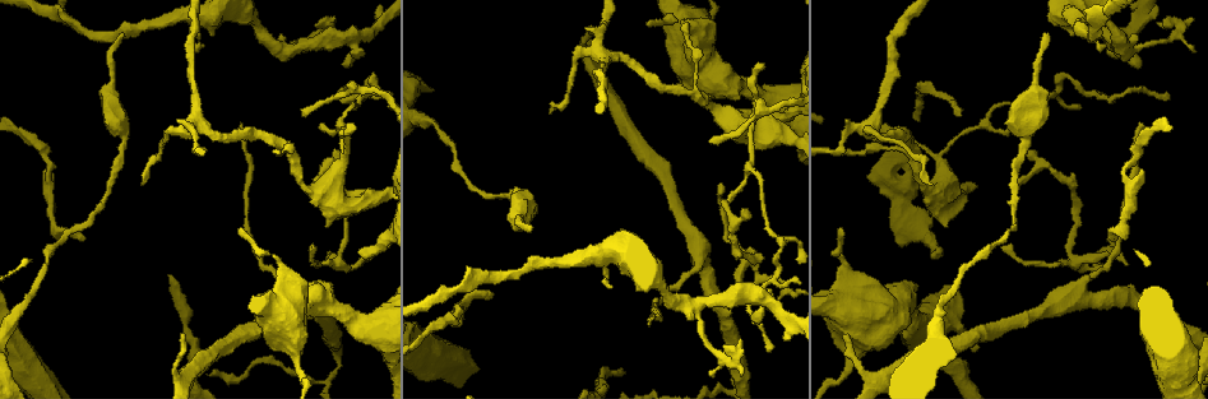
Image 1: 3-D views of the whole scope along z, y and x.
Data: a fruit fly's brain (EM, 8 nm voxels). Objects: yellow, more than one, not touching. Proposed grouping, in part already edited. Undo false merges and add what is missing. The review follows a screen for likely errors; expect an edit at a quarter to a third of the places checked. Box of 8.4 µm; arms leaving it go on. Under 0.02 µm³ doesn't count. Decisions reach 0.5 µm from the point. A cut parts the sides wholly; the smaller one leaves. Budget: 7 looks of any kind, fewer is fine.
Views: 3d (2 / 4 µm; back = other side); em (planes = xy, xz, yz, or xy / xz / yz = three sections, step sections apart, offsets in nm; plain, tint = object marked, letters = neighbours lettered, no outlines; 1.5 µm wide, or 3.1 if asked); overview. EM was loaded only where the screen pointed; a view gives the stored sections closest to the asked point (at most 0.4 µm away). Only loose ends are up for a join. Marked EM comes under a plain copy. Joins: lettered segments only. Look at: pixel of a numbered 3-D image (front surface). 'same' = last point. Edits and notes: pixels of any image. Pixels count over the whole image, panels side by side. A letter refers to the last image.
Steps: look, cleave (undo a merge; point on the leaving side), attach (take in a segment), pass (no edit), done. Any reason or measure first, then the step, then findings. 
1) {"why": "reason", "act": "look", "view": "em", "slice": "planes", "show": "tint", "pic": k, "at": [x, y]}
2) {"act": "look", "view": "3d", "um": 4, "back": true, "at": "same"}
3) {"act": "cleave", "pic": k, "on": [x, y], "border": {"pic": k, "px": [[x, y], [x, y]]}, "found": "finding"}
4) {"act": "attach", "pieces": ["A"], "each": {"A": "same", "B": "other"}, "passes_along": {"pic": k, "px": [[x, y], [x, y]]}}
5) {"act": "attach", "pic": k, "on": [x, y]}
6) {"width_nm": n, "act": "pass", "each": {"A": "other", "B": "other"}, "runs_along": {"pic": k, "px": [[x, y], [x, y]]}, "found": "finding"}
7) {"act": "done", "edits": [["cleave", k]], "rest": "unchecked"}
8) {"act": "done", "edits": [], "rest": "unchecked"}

{"why": "free end", "act": "look", "view": "3d", "um": 4, "pic": 1, "at": [182, 335]}

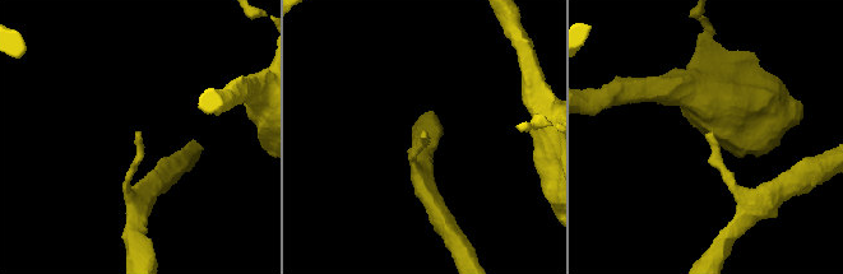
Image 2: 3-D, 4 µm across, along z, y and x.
{"act": "look", "view": "em", "slice": "yz", "step": 8, "show": "letters", "pic": 2, "at": [138, 133]}

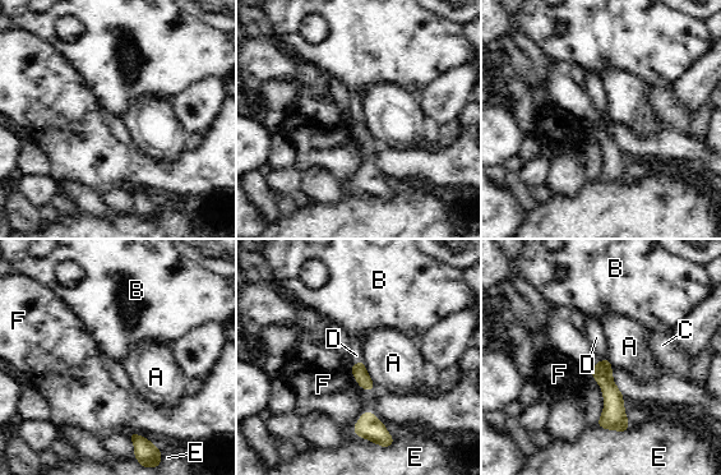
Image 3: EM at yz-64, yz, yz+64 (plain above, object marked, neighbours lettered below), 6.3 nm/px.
{"why": "another direction", "act": "look", "view": "em", "slice": "planes", "show": "letters", "at": "same"}

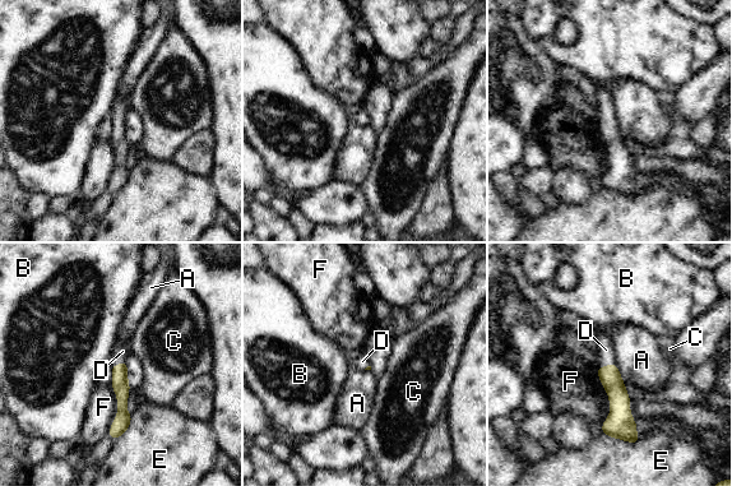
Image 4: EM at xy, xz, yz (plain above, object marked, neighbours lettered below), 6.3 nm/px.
{"act": "attach", "pieces": ["D"], "each": {"A": "other", "B": "other", "C": "other", "D": "same", "E": "other", "F": "other"}, "found": "it goes on there"}

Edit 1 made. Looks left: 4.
{"why": "see it whole again", "act": "look", "view": "overview"}

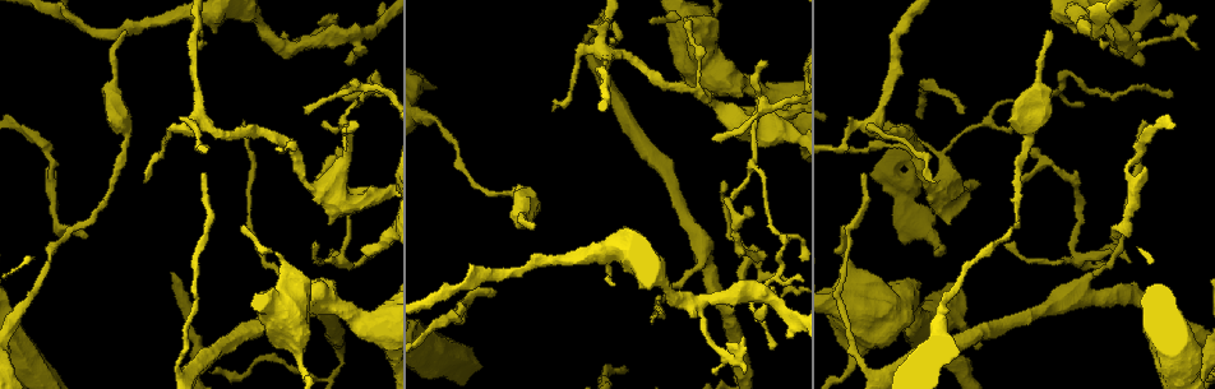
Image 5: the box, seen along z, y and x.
{"act": "look", "view": "em", "slice": "xy", "step": 4, "show": "tint", "pic": 5, "at": [850, 359]}

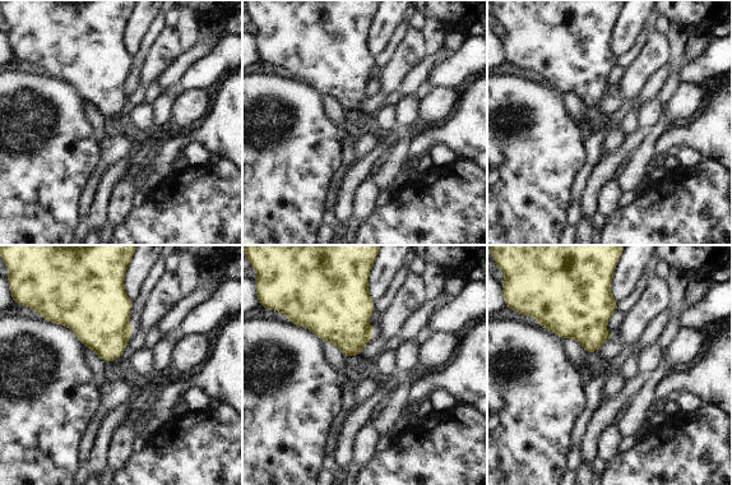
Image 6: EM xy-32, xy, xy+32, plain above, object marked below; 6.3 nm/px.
{"act": "look", "view": "em", "slice": "xy", "step": 4, "show": "letters", "at": "same"}

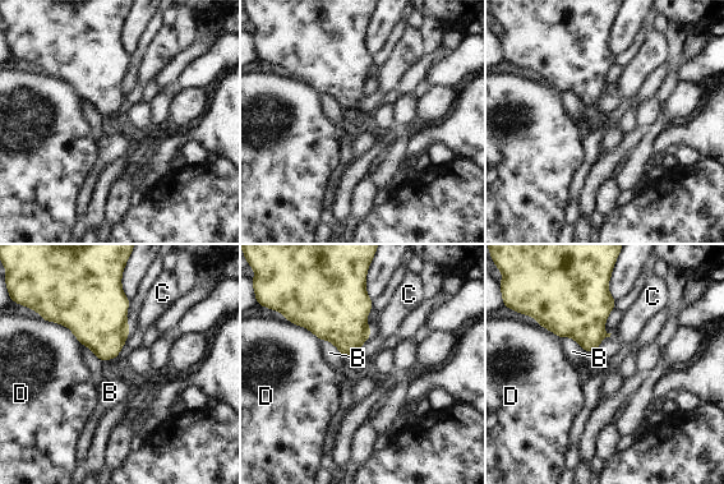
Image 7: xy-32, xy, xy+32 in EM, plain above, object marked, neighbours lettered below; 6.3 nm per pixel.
{"act": "pass", "each": {"B": "other", "C": "other", "D": "other"}, "border": {"pic": 7, "px": [[52, 321], [67, 326], [82, 344]]}, "found": "continuous, no second neuron"}

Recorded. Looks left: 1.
{"why": "thin end", "act": "look", "view": "em", "slice": "planes", "show": "letters", "pic": 5, "at": [331, 253]}

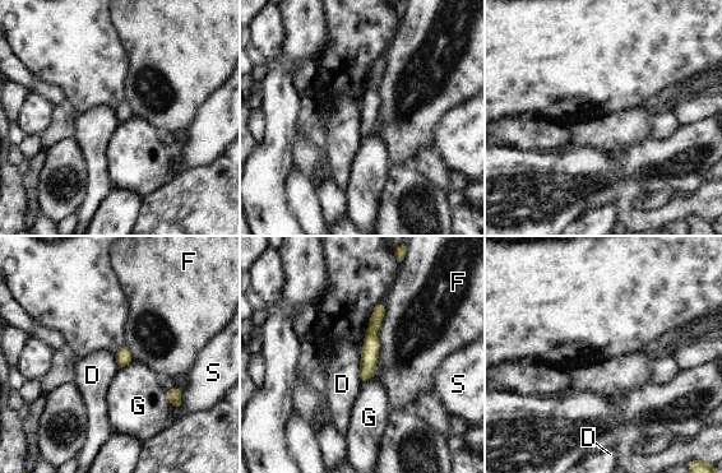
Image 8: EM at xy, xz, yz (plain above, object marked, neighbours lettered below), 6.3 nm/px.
{"longest_contact_nm": ["F", 500], "act": "pass", "each": {"D": "other", "F": "other", "G": "other", "S": "other"}, "runs_along": {"pic": 8, "px": [[380, 307], [362, 378]]}, "found": "none of them fits"}

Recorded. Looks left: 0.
{"act": "done", "edits": [["attach", 4]], "rest": "unchecked"}

